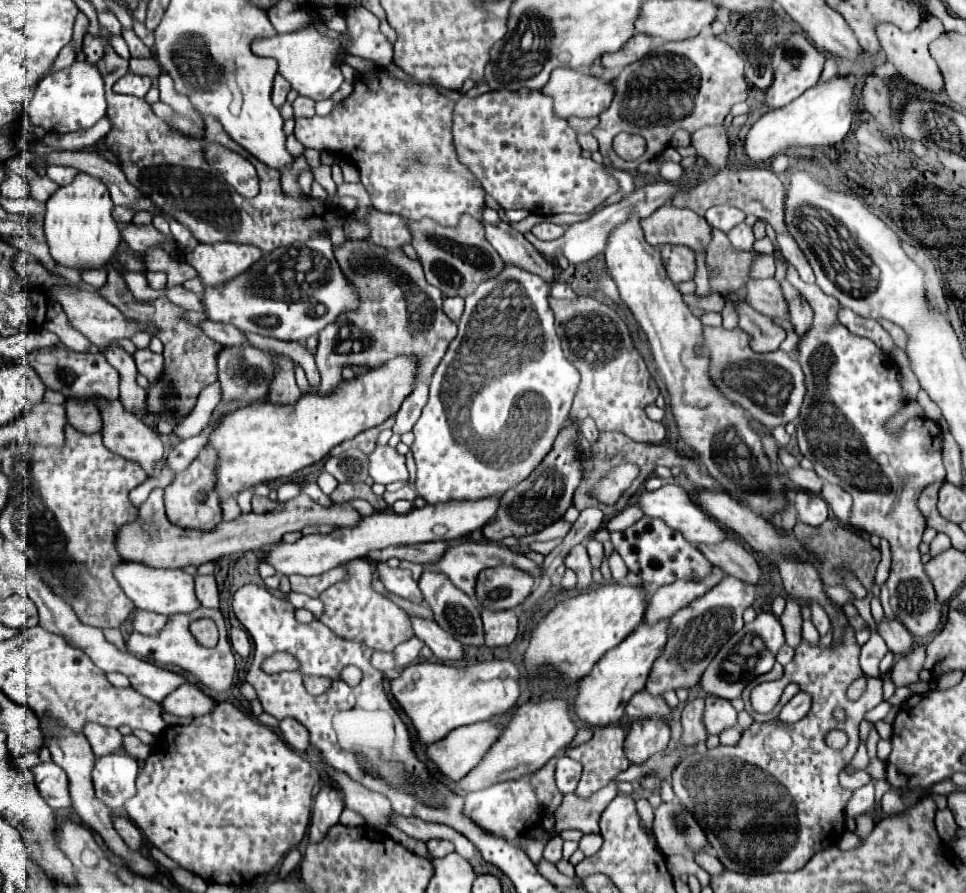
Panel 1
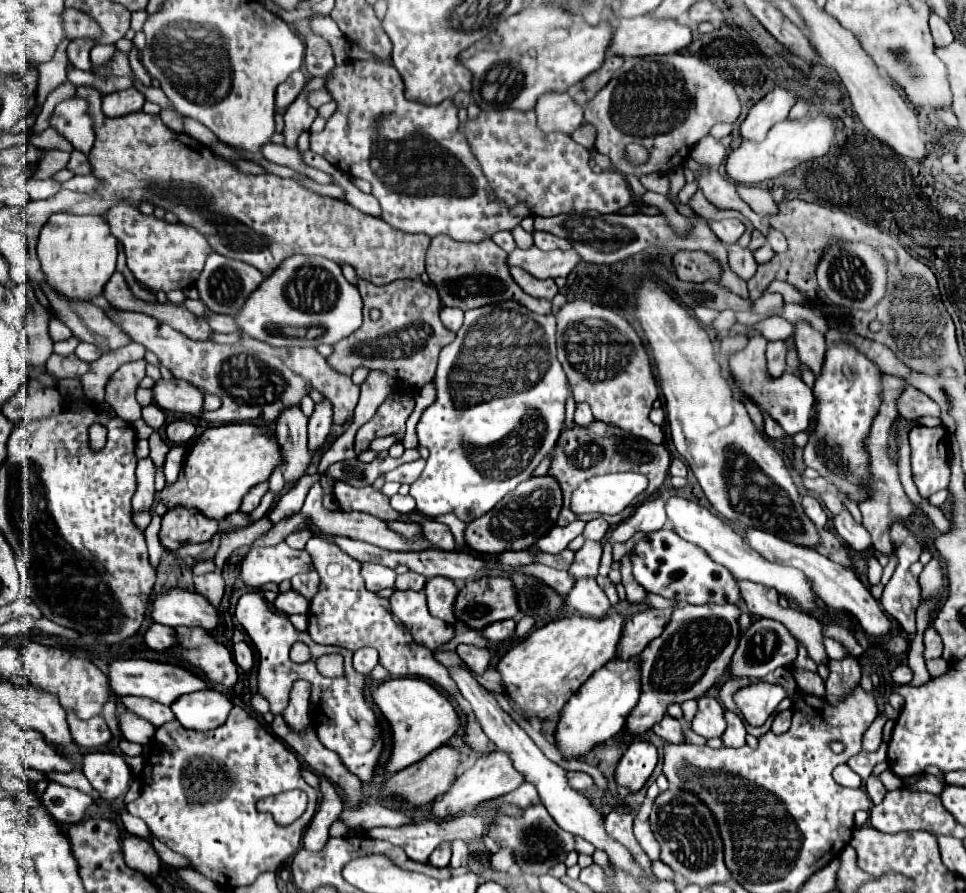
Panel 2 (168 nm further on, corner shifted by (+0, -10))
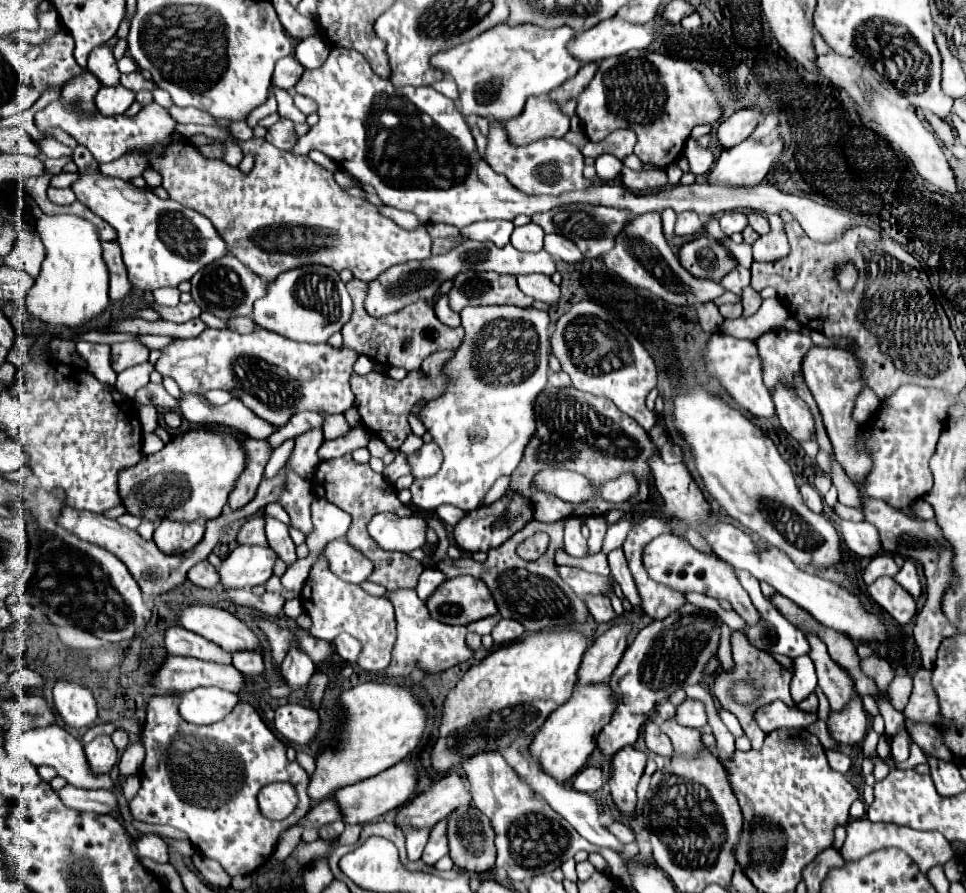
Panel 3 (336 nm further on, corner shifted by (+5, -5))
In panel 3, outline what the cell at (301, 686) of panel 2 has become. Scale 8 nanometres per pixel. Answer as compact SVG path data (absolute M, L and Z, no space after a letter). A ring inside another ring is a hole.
M293 649L293 653L289 653L289 657L285 657L281 665L283 681L291 691L299 691L301 687L307 687L313 673L315 673L313 661L309 661L305 653L297 653L297 649Z

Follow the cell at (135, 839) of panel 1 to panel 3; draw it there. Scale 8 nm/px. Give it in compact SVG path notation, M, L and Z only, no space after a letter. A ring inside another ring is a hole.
M141 835L135 841L135 845L137 845L137 855L139 857L147 857L147 859L153 859L157 863L167 861L167 847L157 835Z

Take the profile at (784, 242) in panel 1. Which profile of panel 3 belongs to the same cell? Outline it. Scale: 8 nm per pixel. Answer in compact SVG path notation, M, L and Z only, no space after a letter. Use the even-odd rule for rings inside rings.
M751 213L751 215L749 215L749 225L751 225L759 235L767 235L767 233L769 233L769 221L767 221L761 213Z

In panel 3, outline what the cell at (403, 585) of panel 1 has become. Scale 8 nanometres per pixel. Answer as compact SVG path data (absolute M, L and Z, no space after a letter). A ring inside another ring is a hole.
M335 539L327 543L325 553L329 553L329 567L347 581L347 583L363 583L373 573L373 563L345 539Z

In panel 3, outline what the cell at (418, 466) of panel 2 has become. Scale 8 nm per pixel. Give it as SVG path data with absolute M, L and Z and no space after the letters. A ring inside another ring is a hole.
M433 441L425 443L417 453L409 455L409 467L413 477L431 477L441 467L441 449Z

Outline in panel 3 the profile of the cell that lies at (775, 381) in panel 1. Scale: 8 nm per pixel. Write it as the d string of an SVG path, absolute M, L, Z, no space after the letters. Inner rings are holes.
M777 383L777 387L771 391L771 397L773 397L781 427L797 441L811 439L815 427L813 427L813 415L805 405L805 401L799 399L797 393L783 383Z

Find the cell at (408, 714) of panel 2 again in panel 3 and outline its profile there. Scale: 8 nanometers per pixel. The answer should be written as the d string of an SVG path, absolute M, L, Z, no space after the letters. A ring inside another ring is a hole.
M369 681L345 691L341 705L345 707L345 721L339 733L339 747L317 759L317 769L309 781L309 797L313 801L321 801L345 785L369 779L403 761L425 733L425 705L405 685Z

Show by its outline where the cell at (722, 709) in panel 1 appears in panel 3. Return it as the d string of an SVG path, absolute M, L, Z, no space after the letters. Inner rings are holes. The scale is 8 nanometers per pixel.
M687 699L677 707L677 715L675 719L683 725L683 727L693 727L693 729L701 729L707 725L707 711L705 705L701 701L695 699Z

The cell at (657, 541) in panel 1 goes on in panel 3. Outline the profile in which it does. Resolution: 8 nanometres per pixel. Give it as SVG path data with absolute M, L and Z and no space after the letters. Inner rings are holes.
M671 531L655 537L653 541L649 541L649 545L643 551L643 565L647 569L647 575L653 581L663 583L665 587L671 587L681 593L697 591L697 593L705 593L713 599L727 599L733 605L733 609L747 621L747 625L757 623L757 609L753 607L749 595L741 587L741 583L735 575L735 567L729 565L727 561L719 559L717 555L707 555L707 553L697 551L687 539L683 539Z

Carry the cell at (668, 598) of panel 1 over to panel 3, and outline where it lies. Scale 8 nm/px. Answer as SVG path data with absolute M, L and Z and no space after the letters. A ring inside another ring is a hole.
M617 623L609 627L603 635L599 635L595 643L589 647L589 653L585 653L585 661L581 665L581 681L577 683L589 685L607 681L615 671L617 663L621 661L629 645L631 633L631 623Z

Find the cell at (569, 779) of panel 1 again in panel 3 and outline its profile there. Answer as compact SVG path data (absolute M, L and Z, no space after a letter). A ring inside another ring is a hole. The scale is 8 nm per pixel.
M583 767L573 779L573 787L583 793L599 791L603 787L603 771L599 767Z

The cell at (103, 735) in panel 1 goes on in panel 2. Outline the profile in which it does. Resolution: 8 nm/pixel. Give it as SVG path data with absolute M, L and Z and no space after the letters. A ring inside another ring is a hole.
M68 712L68 726L70 726L70 736L84 750L102 748L102 744L106 744L112 736L102 716L82 720L78 718L76 712Z

